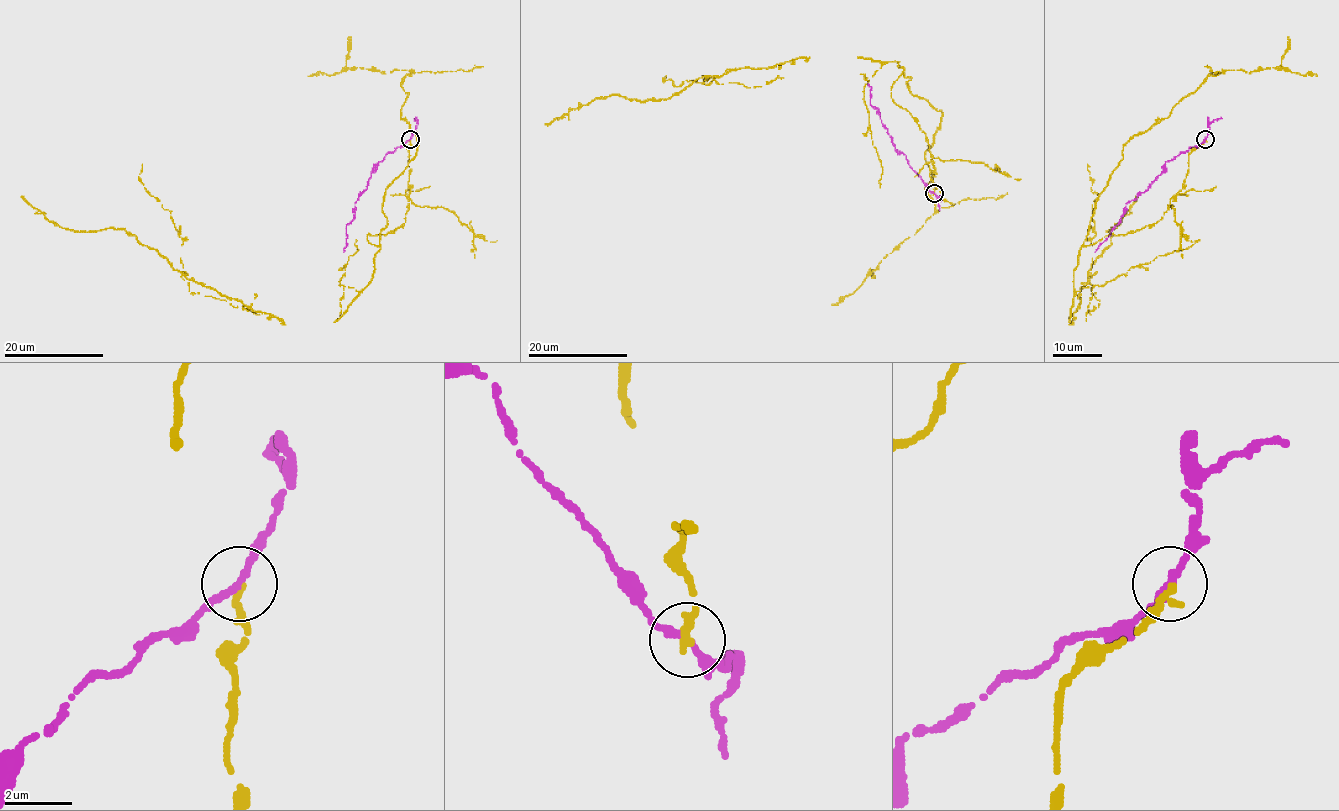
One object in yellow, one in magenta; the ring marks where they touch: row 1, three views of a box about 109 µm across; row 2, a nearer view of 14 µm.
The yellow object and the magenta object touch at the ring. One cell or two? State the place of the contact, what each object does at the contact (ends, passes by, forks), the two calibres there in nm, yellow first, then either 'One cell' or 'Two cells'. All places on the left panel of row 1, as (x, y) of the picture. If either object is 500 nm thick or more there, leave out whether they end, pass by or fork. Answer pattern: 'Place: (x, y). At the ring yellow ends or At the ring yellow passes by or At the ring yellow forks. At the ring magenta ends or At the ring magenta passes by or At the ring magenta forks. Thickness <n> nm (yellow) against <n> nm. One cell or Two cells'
Place: (410, 139). At the ring yellow ends. At the ring magenta passes by. Thickness 280 nm (yellow) against 220 nm. Two cells

